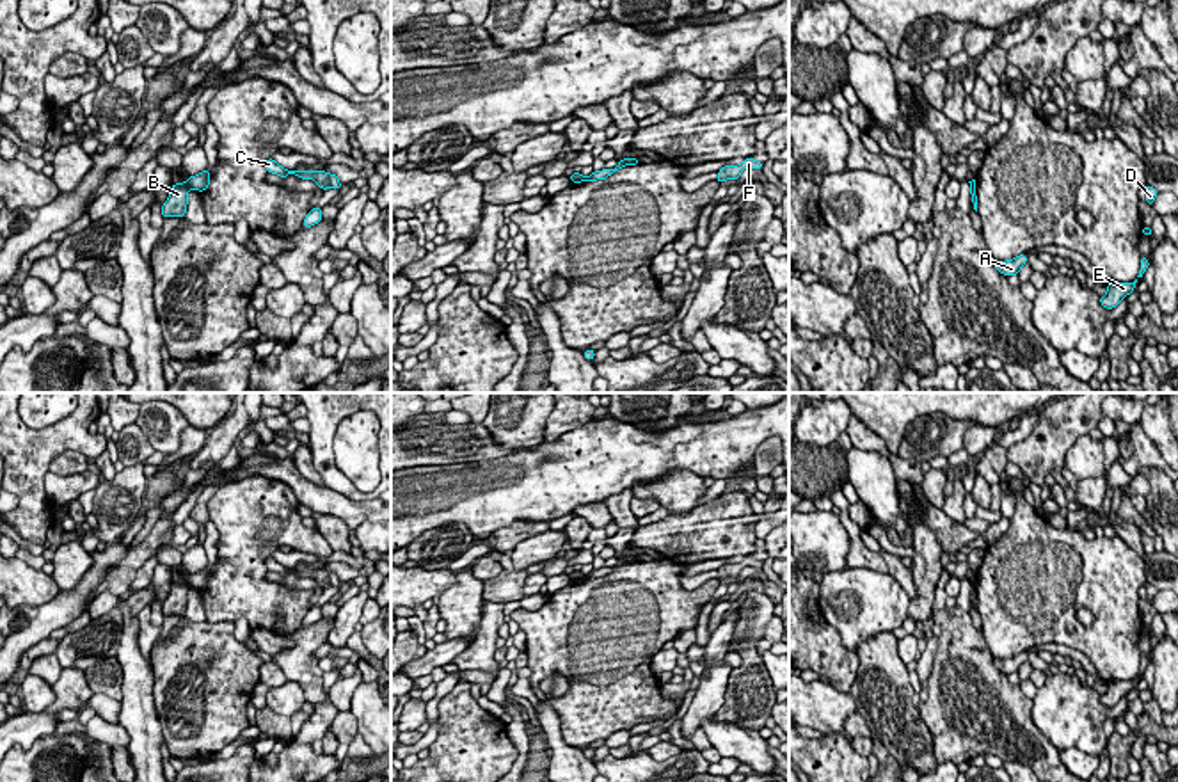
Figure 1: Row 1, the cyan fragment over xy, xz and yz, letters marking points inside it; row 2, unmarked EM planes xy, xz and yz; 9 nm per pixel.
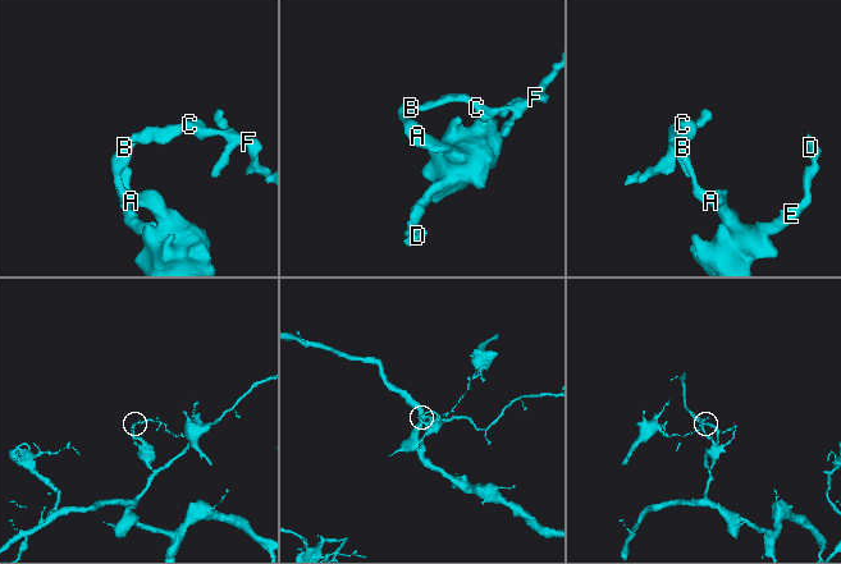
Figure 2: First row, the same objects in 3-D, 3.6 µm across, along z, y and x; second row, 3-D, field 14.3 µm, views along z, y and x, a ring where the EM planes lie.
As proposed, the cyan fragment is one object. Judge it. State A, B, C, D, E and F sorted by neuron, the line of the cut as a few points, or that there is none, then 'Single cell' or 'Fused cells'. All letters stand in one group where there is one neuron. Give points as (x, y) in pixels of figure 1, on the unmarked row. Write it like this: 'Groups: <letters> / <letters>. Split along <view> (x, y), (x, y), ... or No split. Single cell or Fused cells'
Groups: A B D E / C F. Split along xy (183, 582), (189, 587). Fused cells

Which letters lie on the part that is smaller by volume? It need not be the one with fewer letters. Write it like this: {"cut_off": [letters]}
{"cut_off": ["C", "F"]}

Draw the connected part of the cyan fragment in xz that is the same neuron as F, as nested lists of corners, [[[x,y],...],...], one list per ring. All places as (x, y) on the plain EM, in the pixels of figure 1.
[[[744,556],[744,560],[739,562],[739,563],[725,563],[725,565],[721,565],[718,569],[718,578],[716,579],[718,581],[721,581],[725,578],[736,578],[737,579],[744,567],[757,567],[757,569],[760,569],[762,563],[764,563],[764,560],[757,560],[753,556]]]

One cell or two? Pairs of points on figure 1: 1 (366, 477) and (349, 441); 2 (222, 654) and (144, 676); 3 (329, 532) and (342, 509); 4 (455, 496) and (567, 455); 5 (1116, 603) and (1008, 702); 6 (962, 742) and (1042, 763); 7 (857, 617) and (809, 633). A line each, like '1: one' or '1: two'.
1: one
2: two
3: two
4: one
5: two
6: one
7: two

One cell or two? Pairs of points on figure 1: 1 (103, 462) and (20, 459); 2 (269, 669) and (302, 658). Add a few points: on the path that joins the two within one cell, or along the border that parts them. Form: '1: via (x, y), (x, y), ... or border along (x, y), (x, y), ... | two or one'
1: border along (105, 448), (95, 459) | two
2: border along (272, 660), (288, 679) | two

